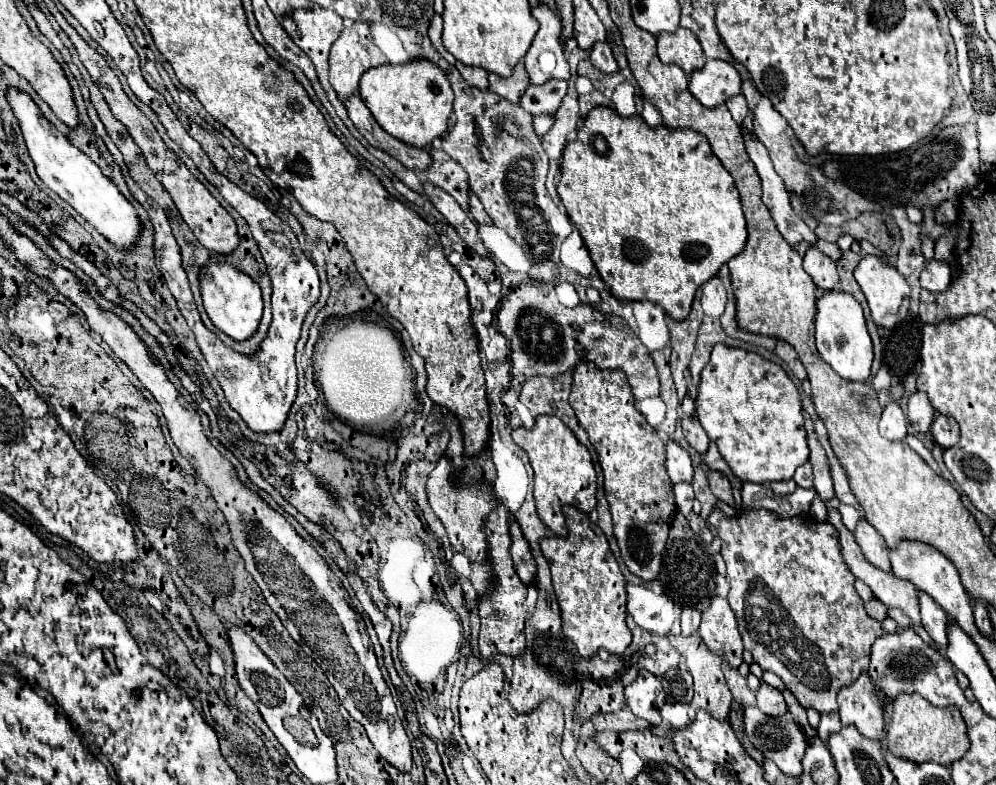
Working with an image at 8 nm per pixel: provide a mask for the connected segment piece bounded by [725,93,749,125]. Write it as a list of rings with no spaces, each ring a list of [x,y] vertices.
[[[739,93],[739,95],[731,97],[731,99],[727,99],[727,101],[725,101],[725,105],[727,105],[729,113],[733,115],[733,119],[741,125],[741,123],[743,123],[743,119],[745,119],[745,115],[747,115],[747,111],[749,111],[745,97]]]

